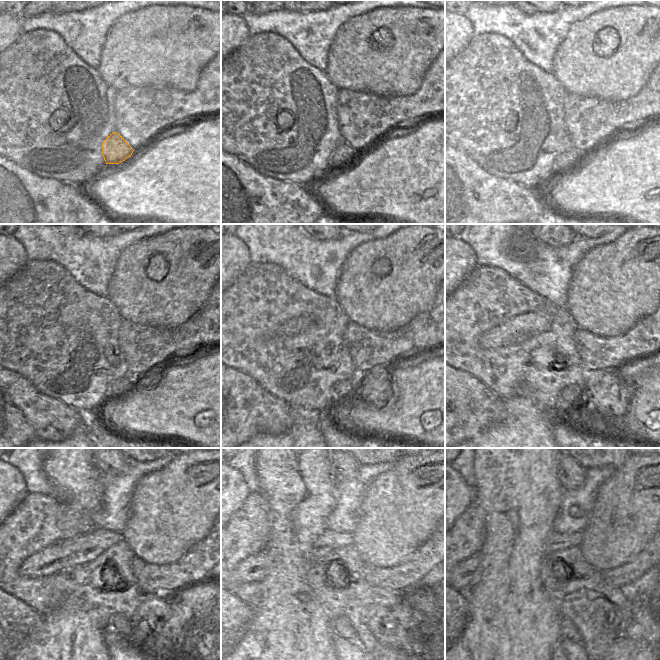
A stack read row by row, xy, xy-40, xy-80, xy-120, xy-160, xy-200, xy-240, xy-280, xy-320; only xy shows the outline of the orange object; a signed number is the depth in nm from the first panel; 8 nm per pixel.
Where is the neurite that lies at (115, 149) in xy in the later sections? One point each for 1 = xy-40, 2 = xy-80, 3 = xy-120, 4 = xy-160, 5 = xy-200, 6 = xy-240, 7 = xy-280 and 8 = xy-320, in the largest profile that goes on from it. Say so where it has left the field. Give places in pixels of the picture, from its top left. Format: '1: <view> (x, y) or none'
1: xy-40 (343, 153)
2: xy-80 (565, 160)
3: xy-120 (118, 387)
4: xy-160 (342, 389)
5: xy-200 (566, 394)
6: xy-240 (121, 624)
7: xy-280 (340, 625)
8: xy-320 (568, 631)

